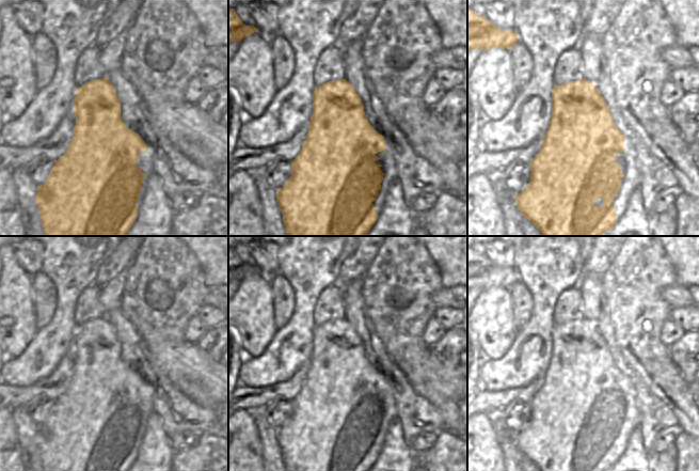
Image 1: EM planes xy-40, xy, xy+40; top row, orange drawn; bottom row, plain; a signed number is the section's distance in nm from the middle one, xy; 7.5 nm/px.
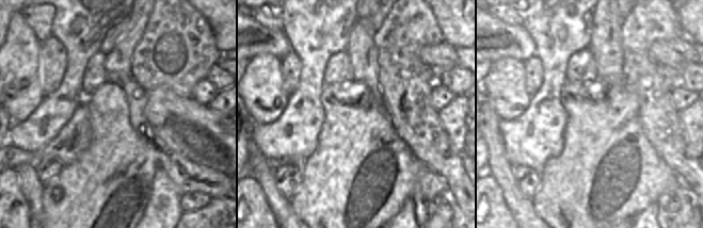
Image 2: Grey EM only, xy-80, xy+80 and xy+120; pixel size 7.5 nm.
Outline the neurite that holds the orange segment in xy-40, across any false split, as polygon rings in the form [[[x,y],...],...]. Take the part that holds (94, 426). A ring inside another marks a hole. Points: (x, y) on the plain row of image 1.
[[[105,316],[76,329],[74,339],[76,364],[67,390],[54,401],[48,418],[37,425],[35,441],[44,471],[128,471],[138,456],[138,437],[144,413],[136,401],[139,391],[146,391],[142,377],[121,358],[121,343],[114,326]]]

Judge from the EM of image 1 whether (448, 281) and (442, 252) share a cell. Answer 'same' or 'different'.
same

